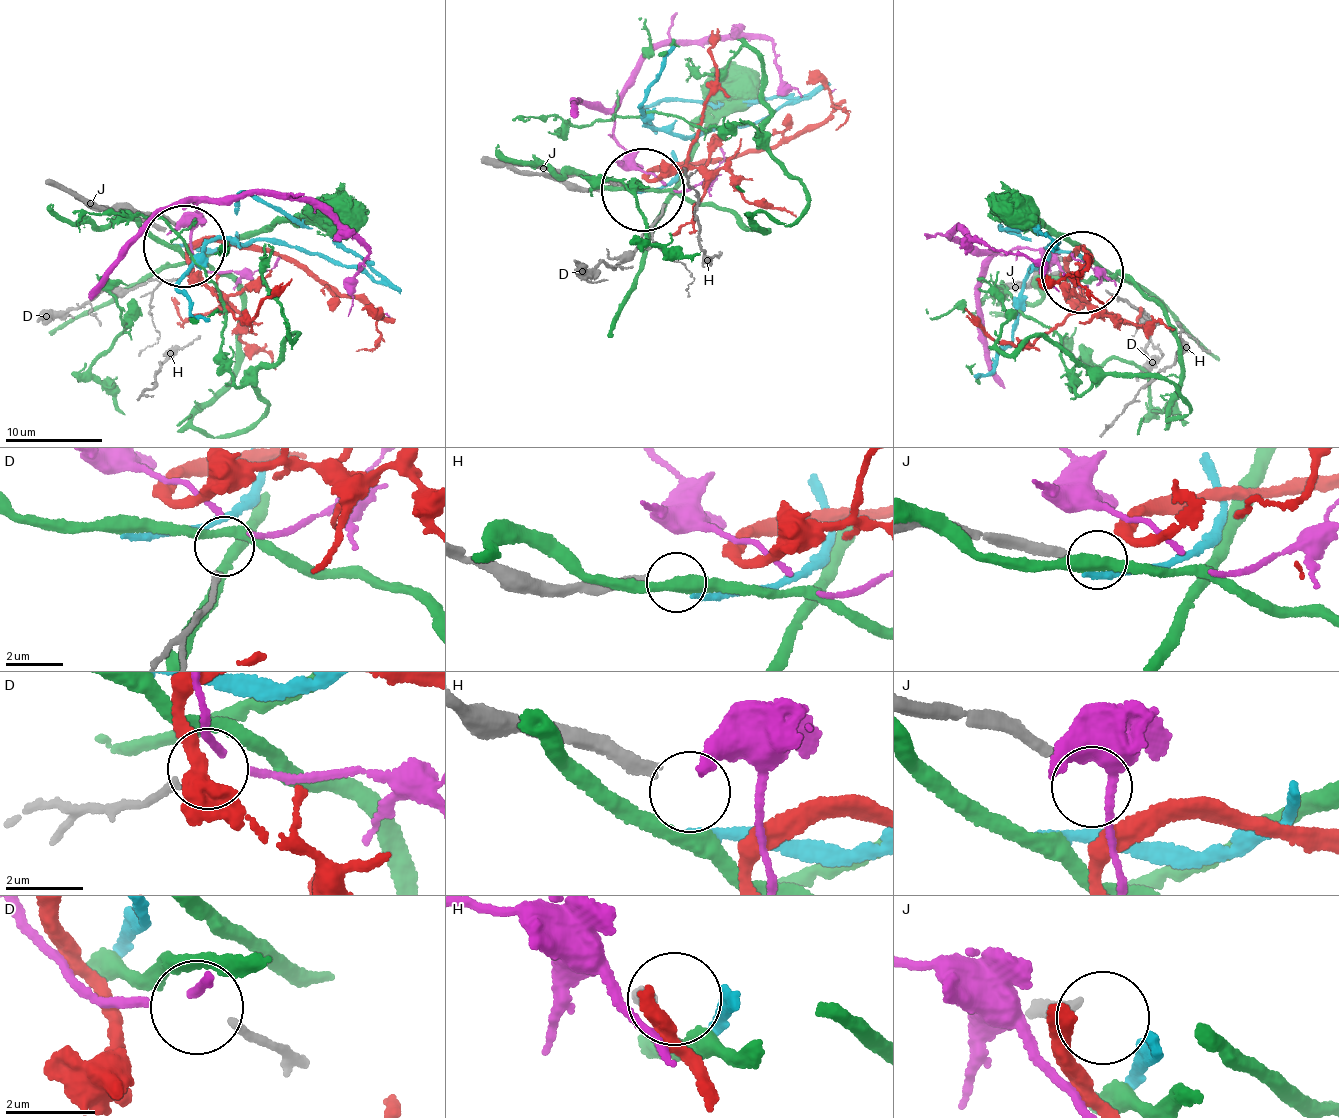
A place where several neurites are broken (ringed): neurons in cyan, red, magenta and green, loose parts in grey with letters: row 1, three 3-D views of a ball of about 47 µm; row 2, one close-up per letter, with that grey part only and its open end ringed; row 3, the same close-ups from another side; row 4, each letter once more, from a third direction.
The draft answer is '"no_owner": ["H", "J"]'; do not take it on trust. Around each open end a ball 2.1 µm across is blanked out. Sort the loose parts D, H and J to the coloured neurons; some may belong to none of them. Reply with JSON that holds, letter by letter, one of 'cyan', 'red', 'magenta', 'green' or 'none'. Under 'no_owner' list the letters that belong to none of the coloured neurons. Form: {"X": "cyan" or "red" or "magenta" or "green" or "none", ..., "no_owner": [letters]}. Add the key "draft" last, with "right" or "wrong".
{"D": "magenta", "H": "none", "J": "none", "no_owner": ["H", "J"], "draft": "right"}

